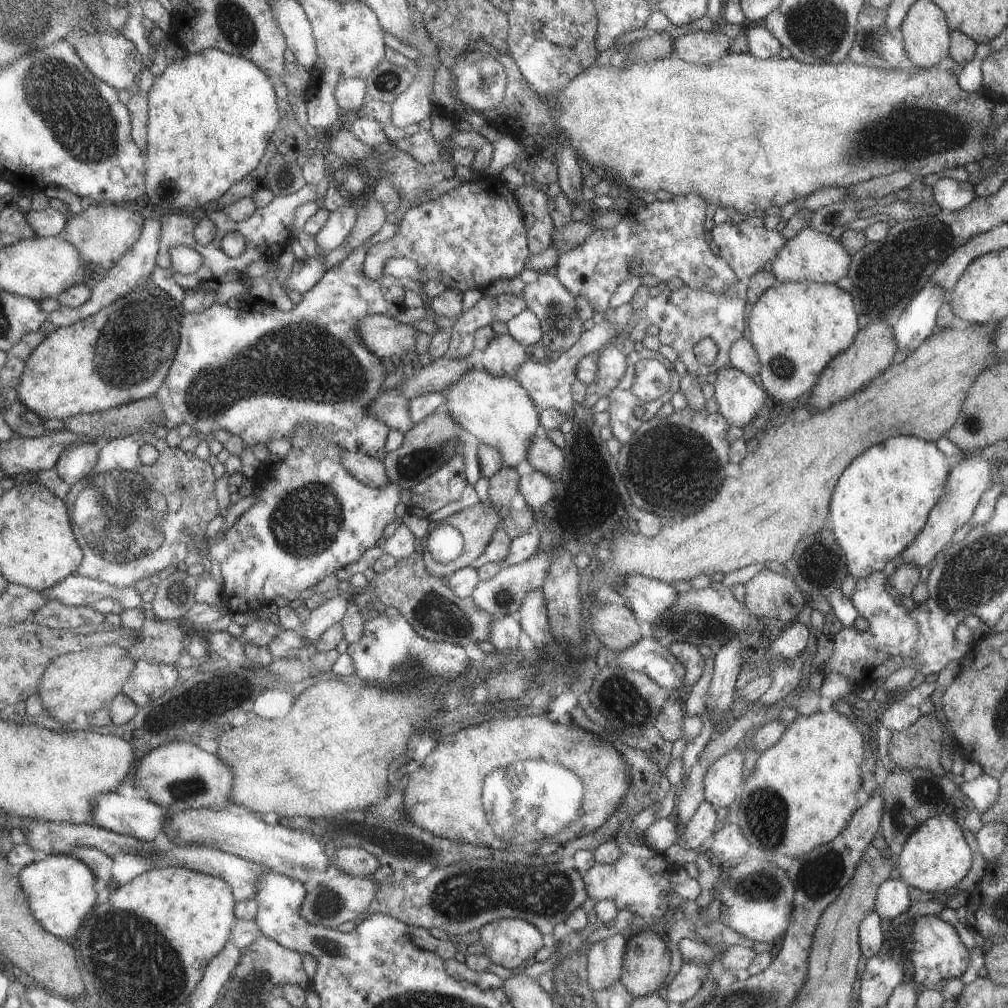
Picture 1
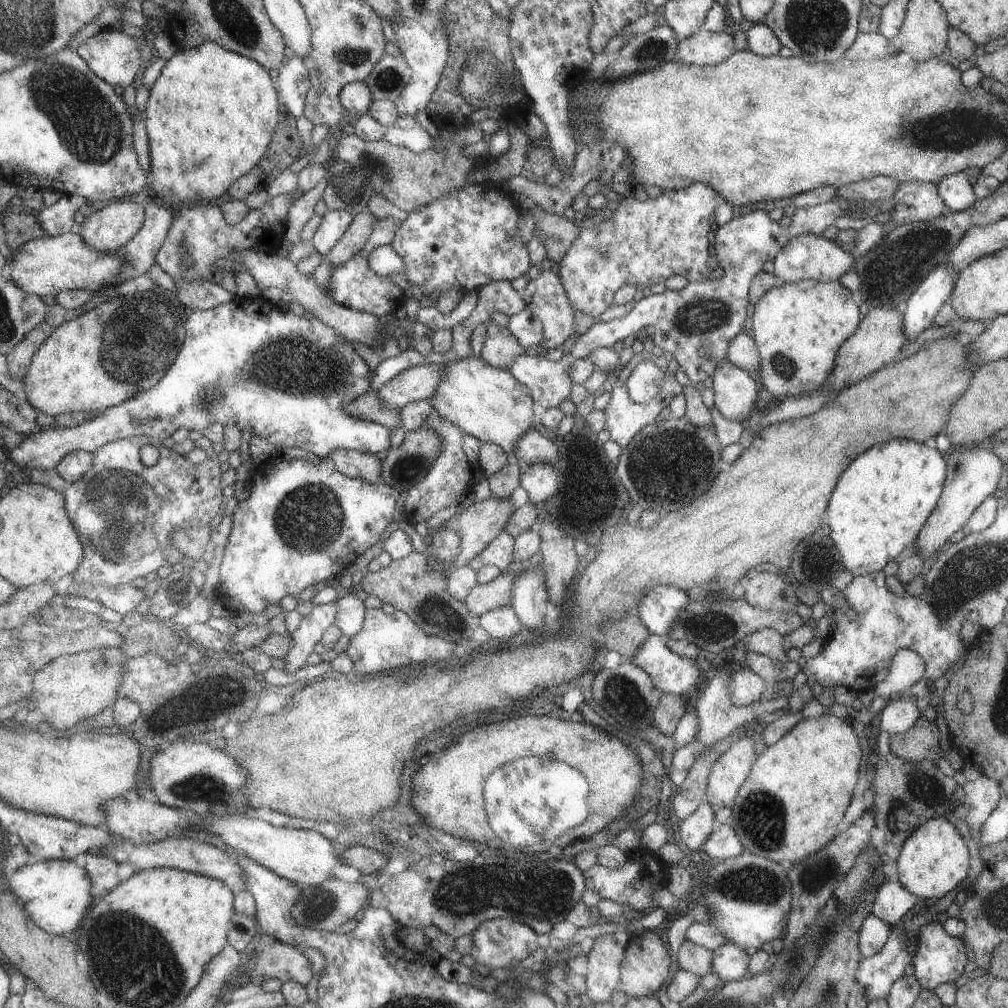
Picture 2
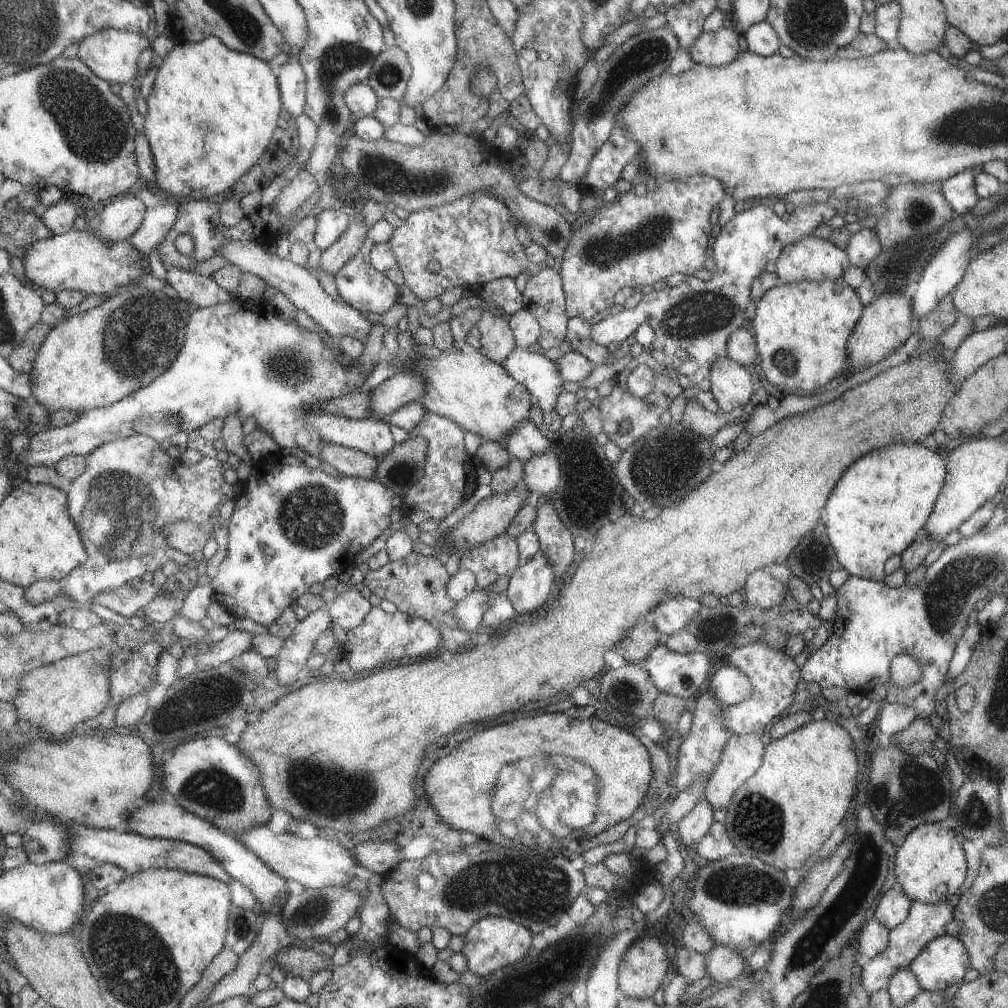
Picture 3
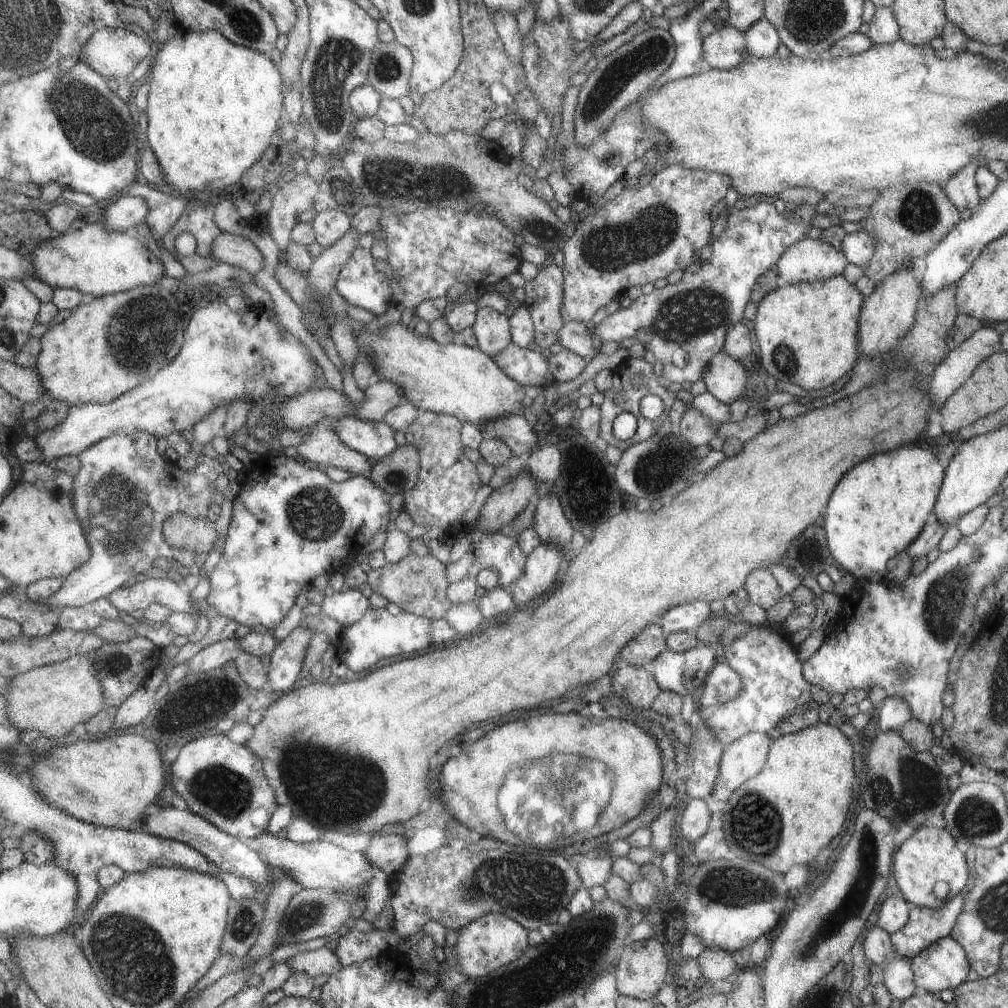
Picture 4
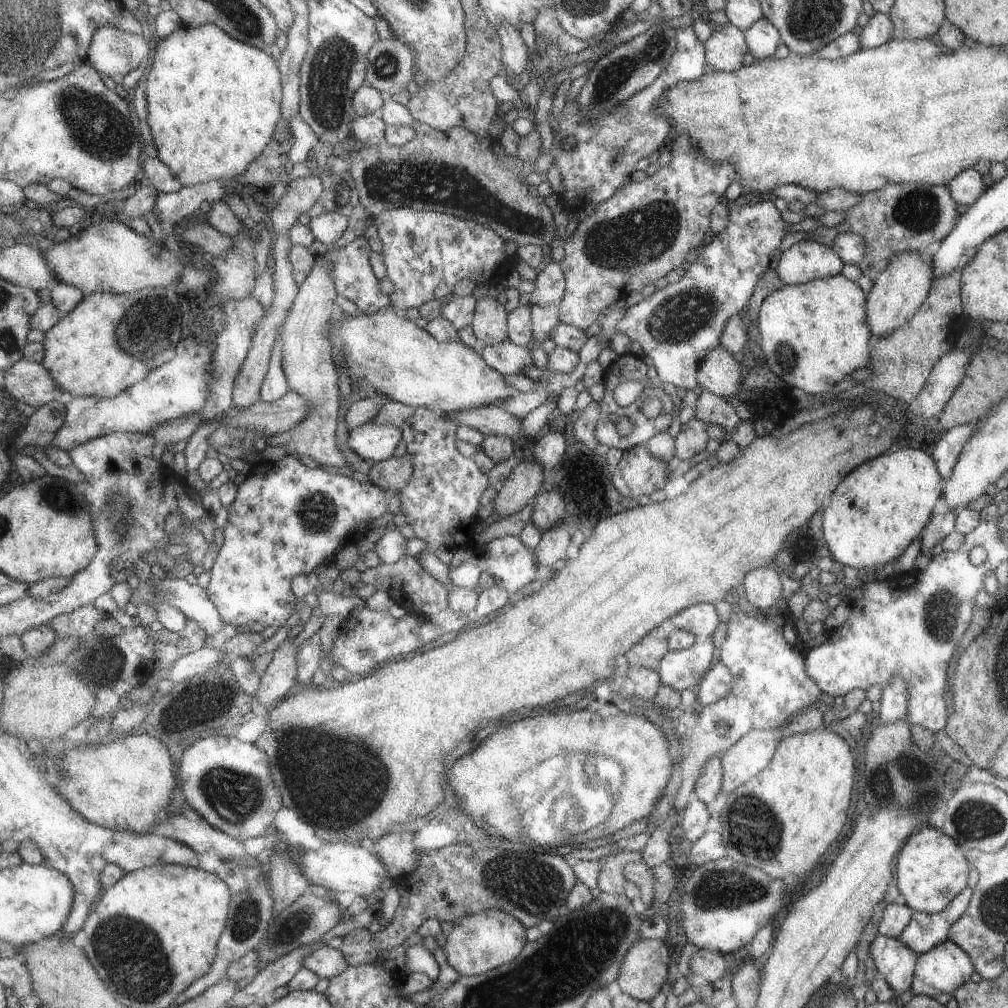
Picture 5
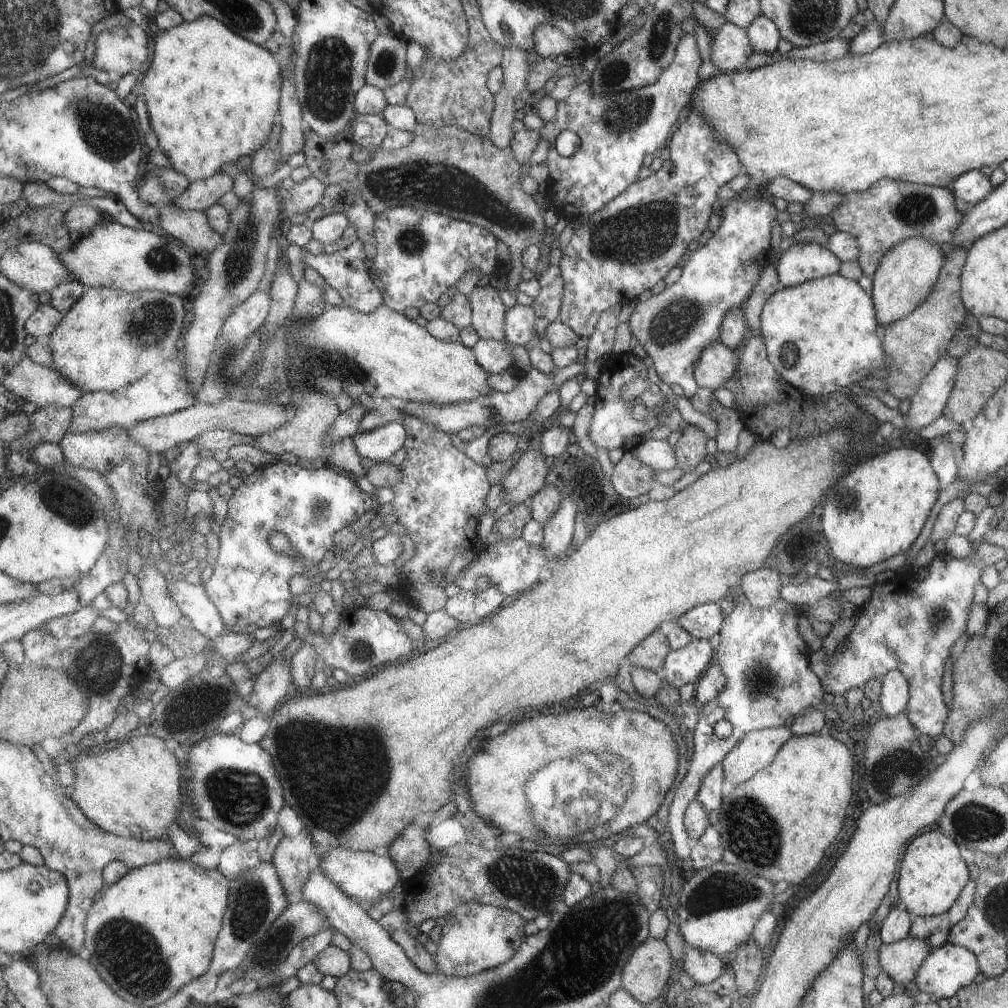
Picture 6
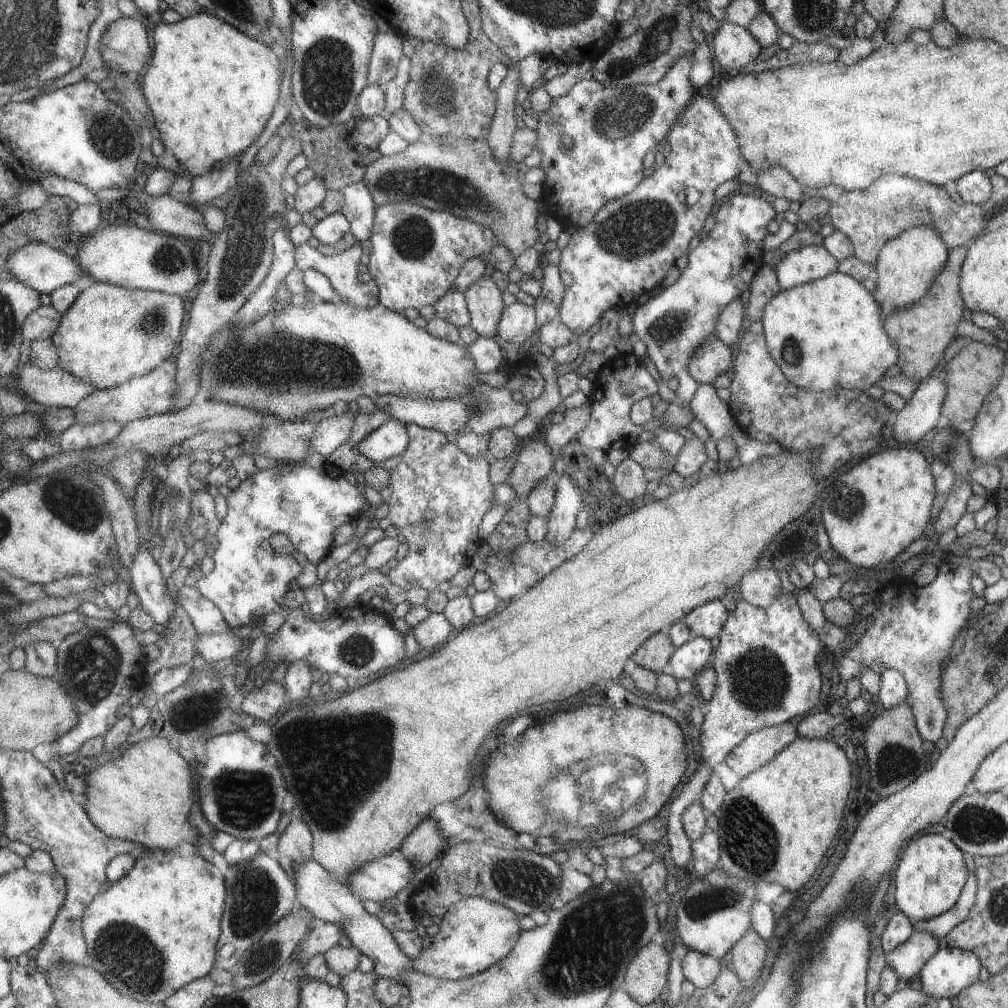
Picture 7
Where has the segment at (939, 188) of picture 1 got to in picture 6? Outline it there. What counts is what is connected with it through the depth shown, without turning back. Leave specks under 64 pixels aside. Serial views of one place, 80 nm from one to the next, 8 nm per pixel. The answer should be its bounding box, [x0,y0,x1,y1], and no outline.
[951,169,993,206]

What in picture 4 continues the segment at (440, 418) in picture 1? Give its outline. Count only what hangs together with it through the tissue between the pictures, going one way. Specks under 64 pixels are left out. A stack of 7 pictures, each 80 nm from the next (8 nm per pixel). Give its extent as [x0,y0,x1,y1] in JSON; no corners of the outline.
[369,442,420,496]

